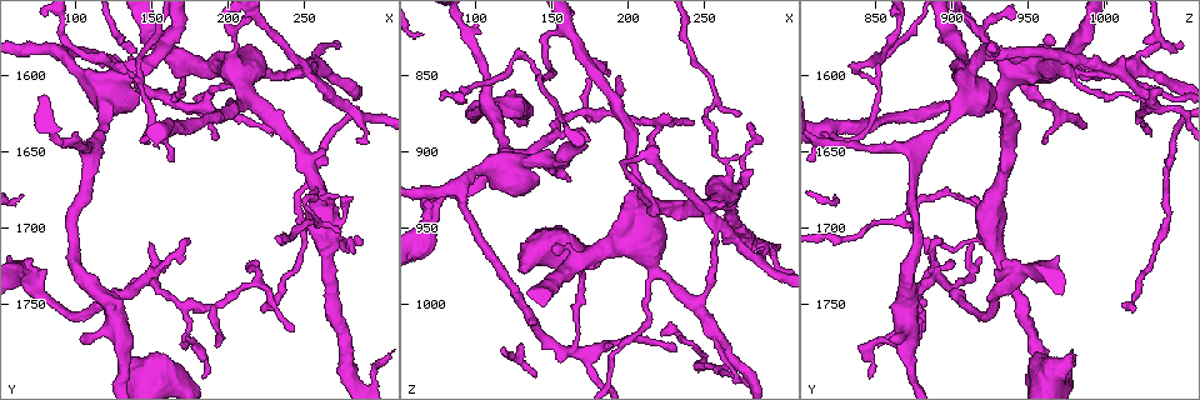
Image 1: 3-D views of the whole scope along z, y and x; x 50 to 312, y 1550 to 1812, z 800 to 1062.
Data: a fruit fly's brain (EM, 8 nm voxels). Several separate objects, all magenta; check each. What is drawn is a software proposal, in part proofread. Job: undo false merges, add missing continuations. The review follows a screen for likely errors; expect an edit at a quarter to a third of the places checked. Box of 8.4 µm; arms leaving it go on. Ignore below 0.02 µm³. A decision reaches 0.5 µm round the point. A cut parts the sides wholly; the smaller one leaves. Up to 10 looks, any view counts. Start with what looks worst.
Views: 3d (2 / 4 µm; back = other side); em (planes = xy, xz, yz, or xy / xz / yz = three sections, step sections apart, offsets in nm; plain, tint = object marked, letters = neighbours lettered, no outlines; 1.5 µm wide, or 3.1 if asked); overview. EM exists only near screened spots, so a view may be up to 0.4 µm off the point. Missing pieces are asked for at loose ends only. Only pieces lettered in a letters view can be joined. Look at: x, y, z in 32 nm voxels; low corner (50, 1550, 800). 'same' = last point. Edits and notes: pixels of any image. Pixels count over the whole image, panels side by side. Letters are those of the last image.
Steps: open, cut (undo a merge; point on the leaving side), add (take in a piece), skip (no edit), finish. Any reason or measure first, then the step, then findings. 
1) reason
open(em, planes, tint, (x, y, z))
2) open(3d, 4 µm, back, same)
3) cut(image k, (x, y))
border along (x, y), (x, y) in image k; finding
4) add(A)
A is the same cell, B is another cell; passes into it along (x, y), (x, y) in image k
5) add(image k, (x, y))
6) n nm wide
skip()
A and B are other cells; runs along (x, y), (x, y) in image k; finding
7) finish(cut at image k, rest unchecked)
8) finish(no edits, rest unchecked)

branch stops here
open(3d, 2 µm, (242, 1768, 880))

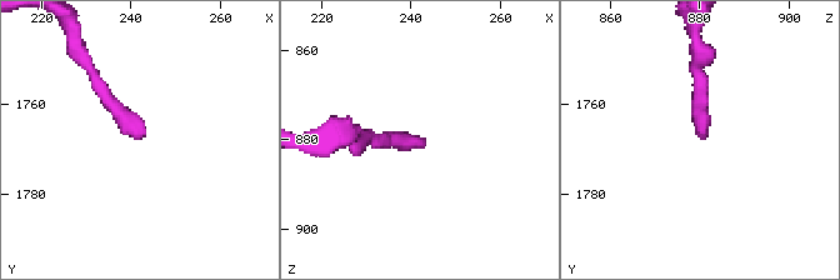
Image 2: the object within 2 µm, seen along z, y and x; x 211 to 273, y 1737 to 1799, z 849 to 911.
open(em, planes, tint, (243, 1767, 880))

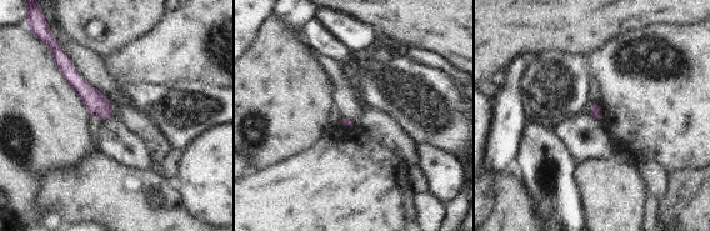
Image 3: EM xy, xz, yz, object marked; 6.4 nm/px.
open(em, planes, letters, same)

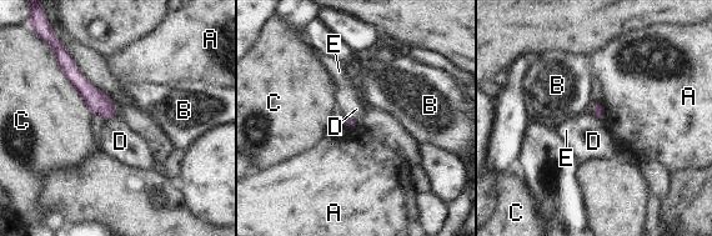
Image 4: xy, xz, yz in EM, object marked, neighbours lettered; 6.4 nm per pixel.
skip()
A, B, C, D and E are other cells; border along (118, 114), (104, 121) in image 4; none of them fits

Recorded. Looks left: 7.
thick end
open(em, planes, letters, (132, 1784, 980))

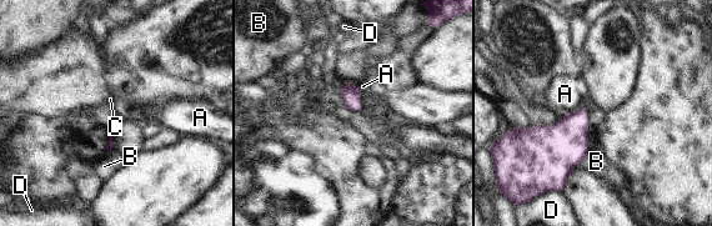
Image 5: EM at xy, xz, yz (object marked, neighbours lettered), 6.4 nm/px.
add(image 5, (585, 98))
C is the same cell, A, B and D are other cells; passes into it along (565, 144), (581, 109), (585, 98) in image 5; it goes on there

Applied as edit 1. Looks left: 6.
open(overview)

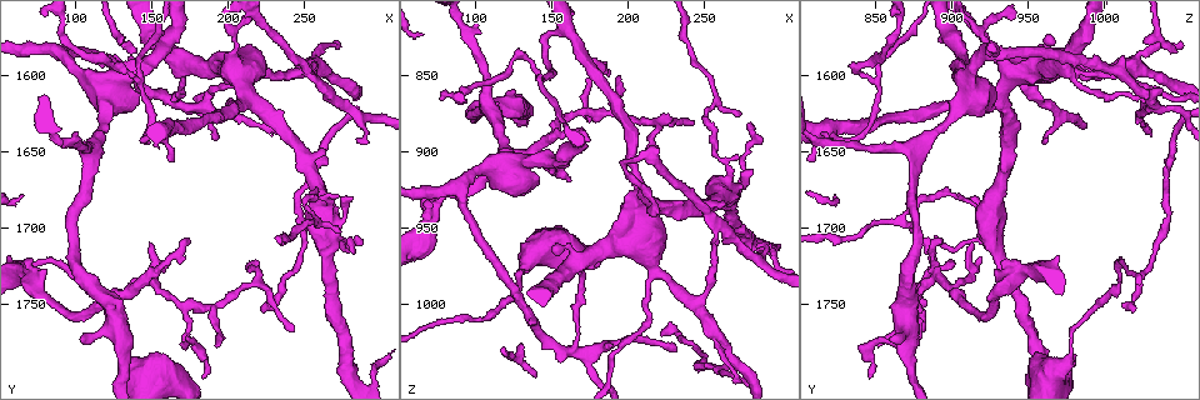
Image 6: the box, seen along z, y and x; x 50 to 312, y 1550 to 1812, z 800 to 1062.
three-way junction
open(3d, 4 µm, (142, 1602, 852))

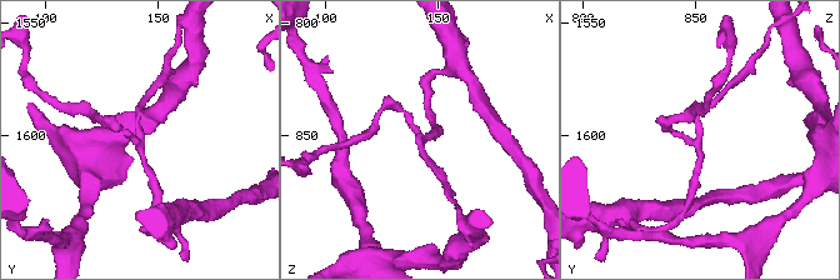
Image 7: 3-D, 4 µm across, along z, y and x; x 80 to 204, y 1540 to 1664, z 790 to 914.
3 arms; now the EM
open(em, xz, step 4, tint, (142, 1601, 852))

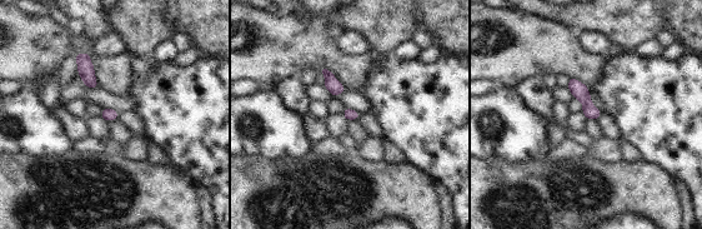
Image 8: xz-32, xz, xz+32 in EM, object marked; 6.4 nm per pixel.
open(em, planes, letters, same)

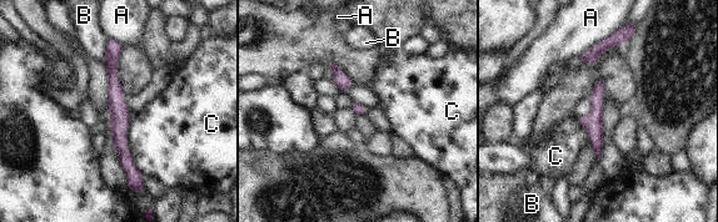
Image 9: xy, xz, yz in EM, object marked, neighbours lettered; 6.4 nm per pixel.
C touches over 380 nm
skip()
A, B and C are other cells; border along (129, 121), (128, 151), (144, 176) in image 9; continuous, no second neuron

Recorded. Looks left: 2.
an open end
open(em, yz, step 8, plain, (230, 1636, 1030))

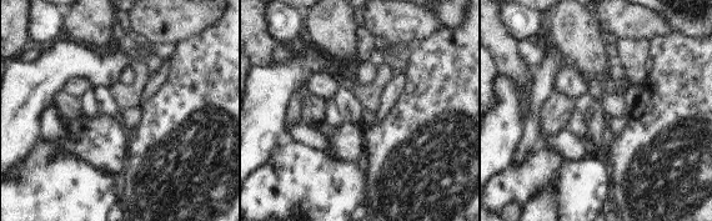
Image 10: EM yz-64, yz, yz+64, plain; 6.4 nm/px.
open(em, yz, step 8, letters, same)

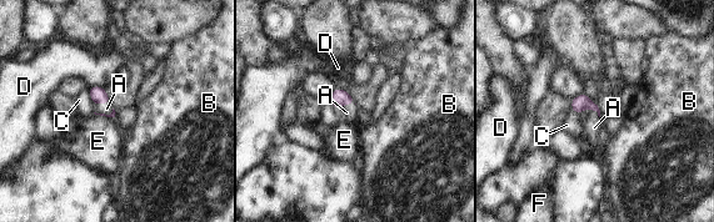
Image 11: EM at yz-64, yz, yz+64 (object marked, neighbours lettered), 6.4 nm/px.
add(image 11, (594, 127))
A is the same cell, B, C, D, E and F are other cells; passes into it along (578, 104), (588, 109), (594, 127) in image 11; it goes on there

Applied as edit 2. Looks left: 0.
finish(add at image 5, add at image 11, rest unchecked)

